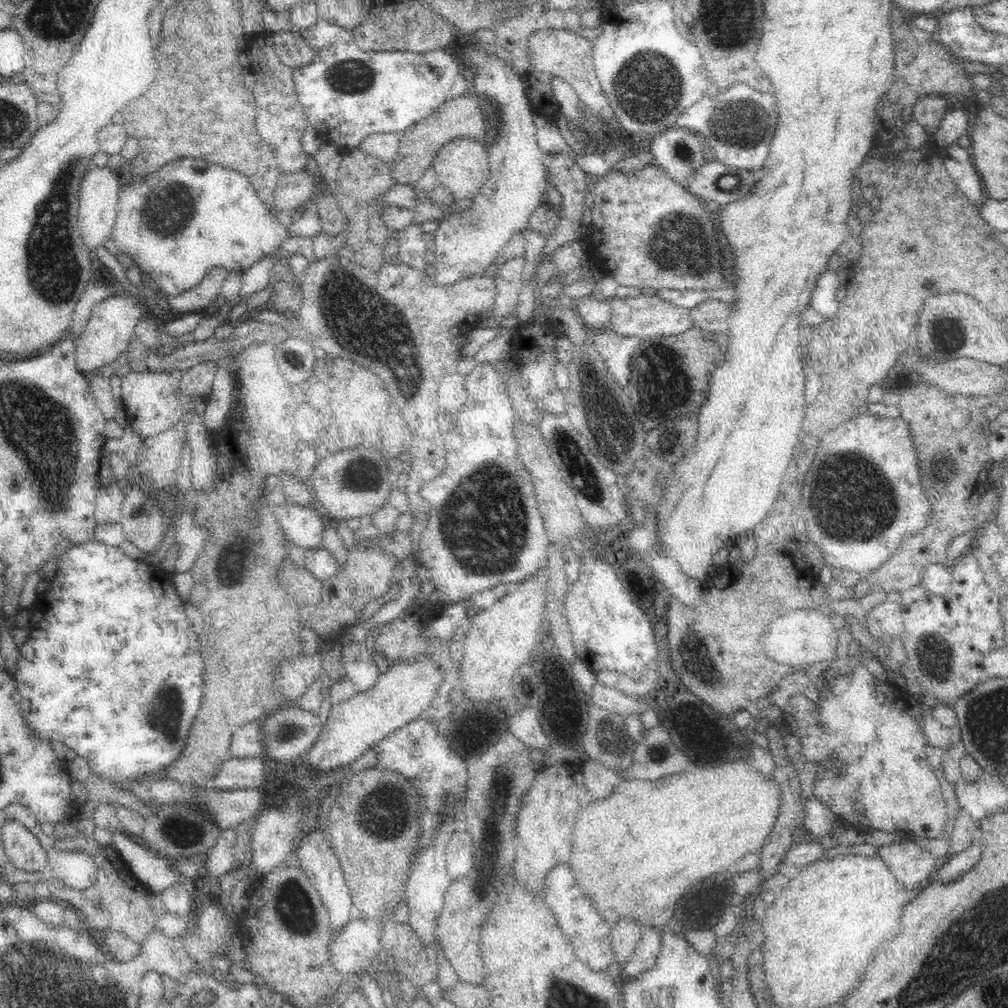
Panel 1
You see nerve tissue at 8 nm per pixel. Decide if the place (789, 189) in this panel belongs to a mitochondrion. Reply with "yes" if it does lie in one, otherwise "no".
no

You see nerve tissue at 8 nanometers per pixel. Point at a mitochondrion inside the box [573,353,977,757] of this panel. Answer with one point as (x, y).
(877, 505)

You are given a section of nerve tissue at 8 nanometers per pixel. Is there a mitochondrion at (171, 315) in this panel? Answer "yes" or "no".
no

